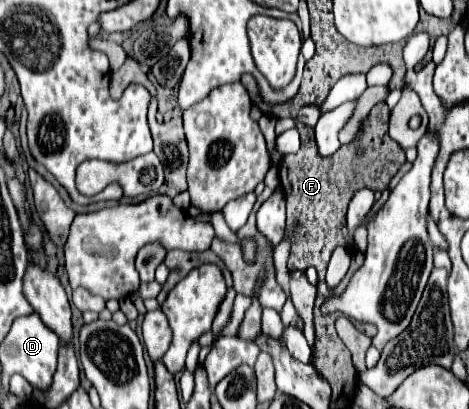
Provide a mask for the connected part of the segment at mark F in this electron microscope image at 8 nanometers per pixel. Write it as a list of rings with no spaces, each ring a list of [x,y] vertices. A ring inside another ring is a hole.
[[[370,124],[370,132],[364,132],[364,140],[358,142],[358,152],[354,144],[352,146],[348,144],[346,148],[342,146],[336,154],[332,154],[332,158],[324,158],[318,154],[316,148],[300,148],[296,156],[286,156],[282,160],[280,182],[286,192],[286,206],[288,206],[286,232],[292,230],[294,220],[298,222],[298,230],[292,236],[292,254],[288,260],[288,268],[304,272],[306,268],[314,266],[318,270],[318,300],[328,300],[330,294],[340,296],[354,274],[348,272],[344,276],[346,280],[342,280],[336,290],[328,290],[324,282],[326,266],[334,248],[336,246],[352,248],[352,238],[346,228],[346,210],[352,196],[362,188],[370,188],[374,192],[384,190],[404,162],[406,162],[404,150],[392,138],[388,140],[388,124]]]

